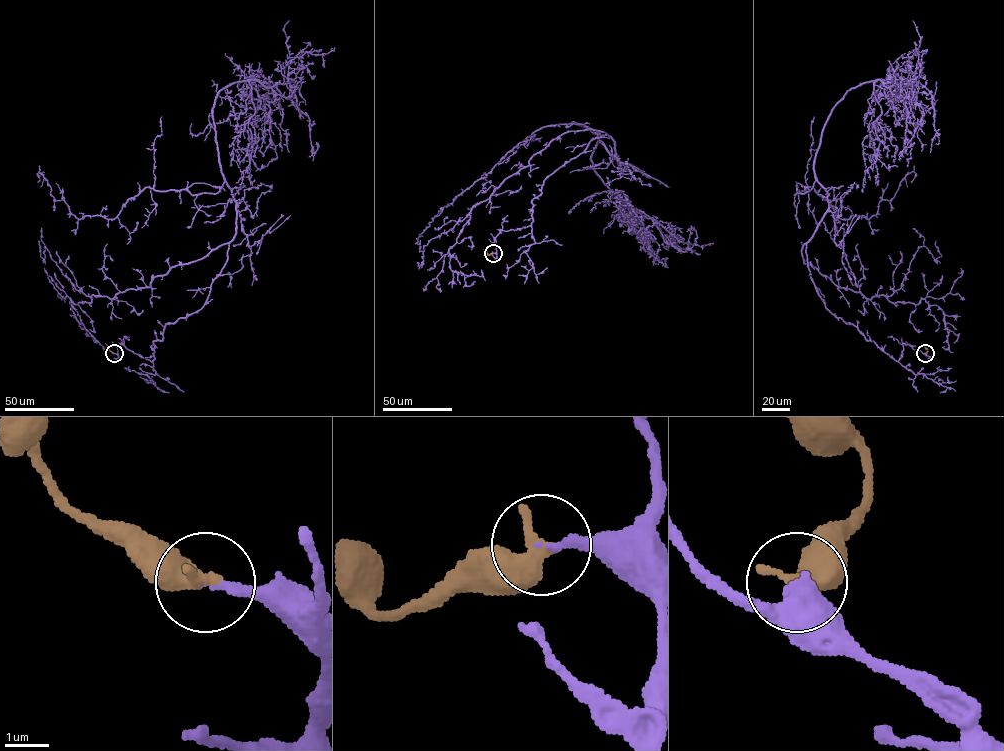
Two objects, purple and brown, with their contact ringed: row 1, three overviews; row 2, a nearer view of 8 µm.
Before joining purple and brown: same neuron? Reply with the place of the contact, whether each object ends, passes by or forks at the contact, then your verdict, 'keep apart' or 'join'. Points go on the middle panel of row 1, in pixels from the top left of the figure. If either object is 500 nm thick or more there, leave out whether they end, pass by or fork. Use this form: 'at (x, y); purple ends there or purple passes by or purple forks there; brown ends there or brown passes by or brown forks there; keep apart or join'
at (493, 253); join

